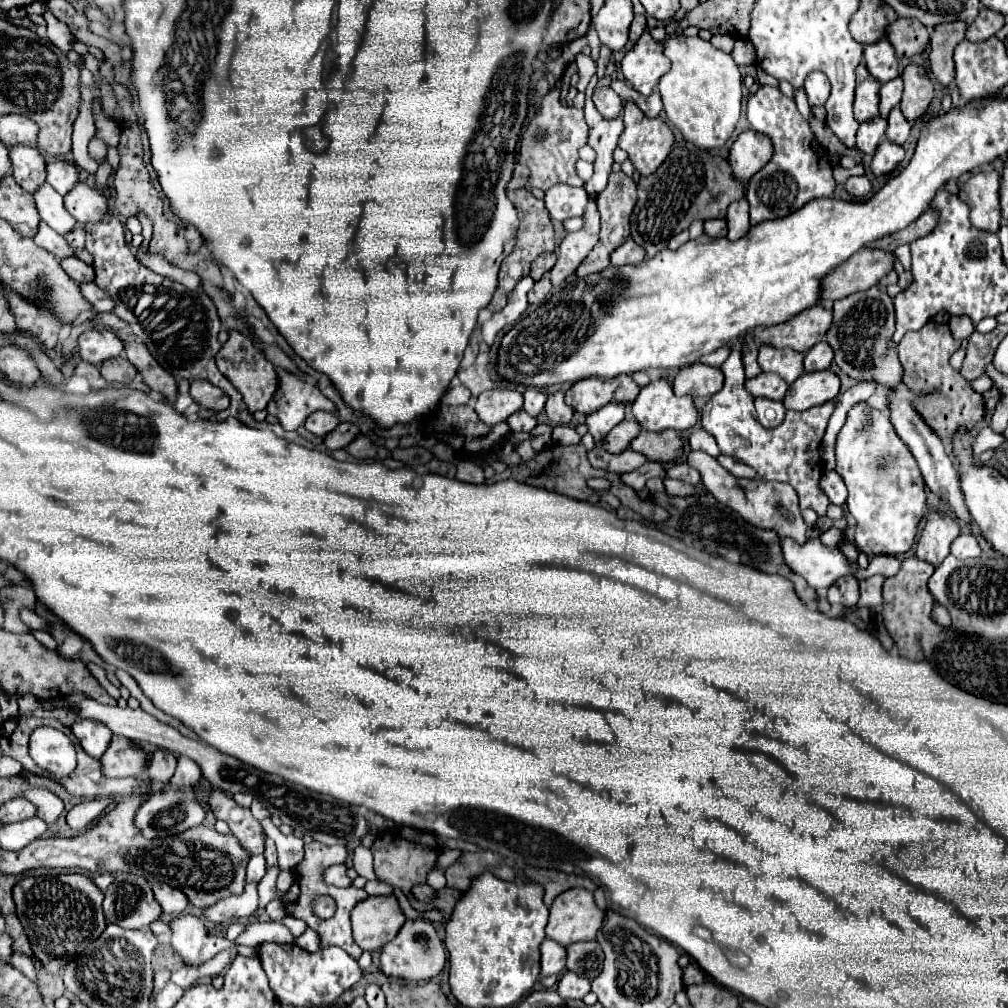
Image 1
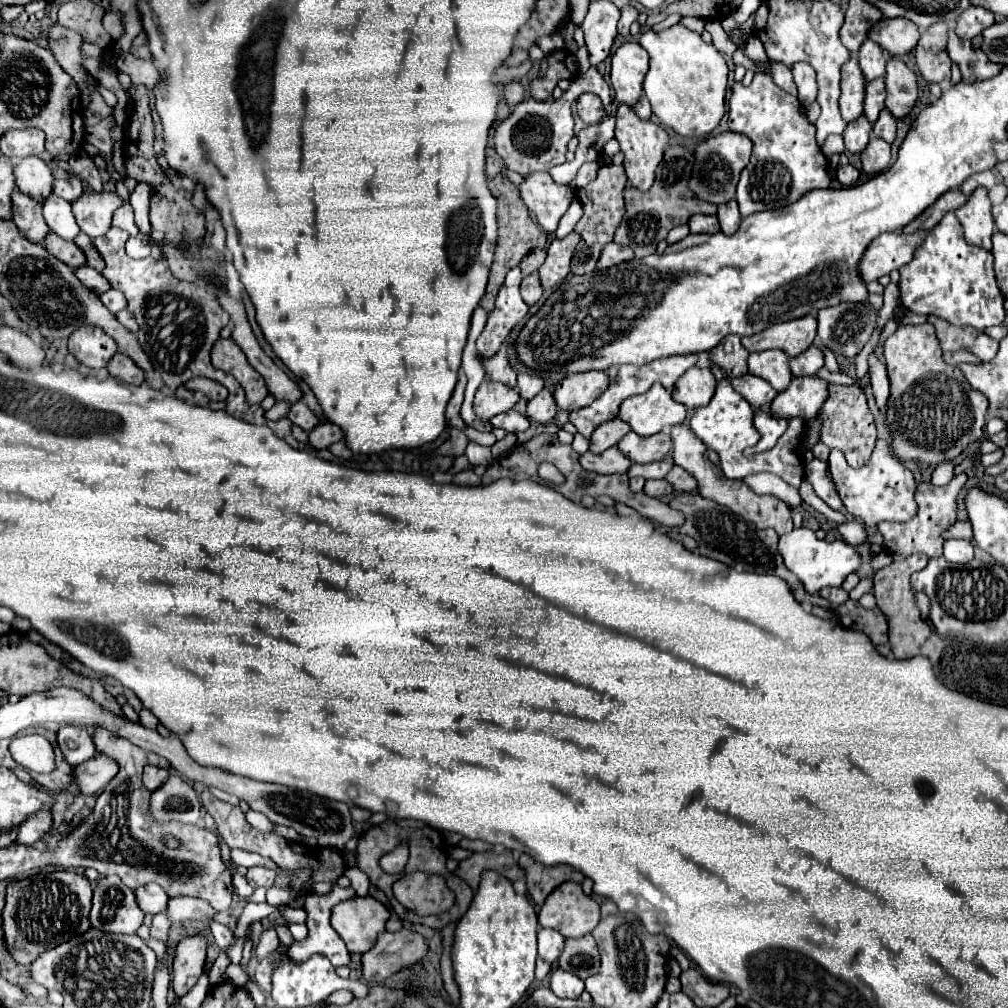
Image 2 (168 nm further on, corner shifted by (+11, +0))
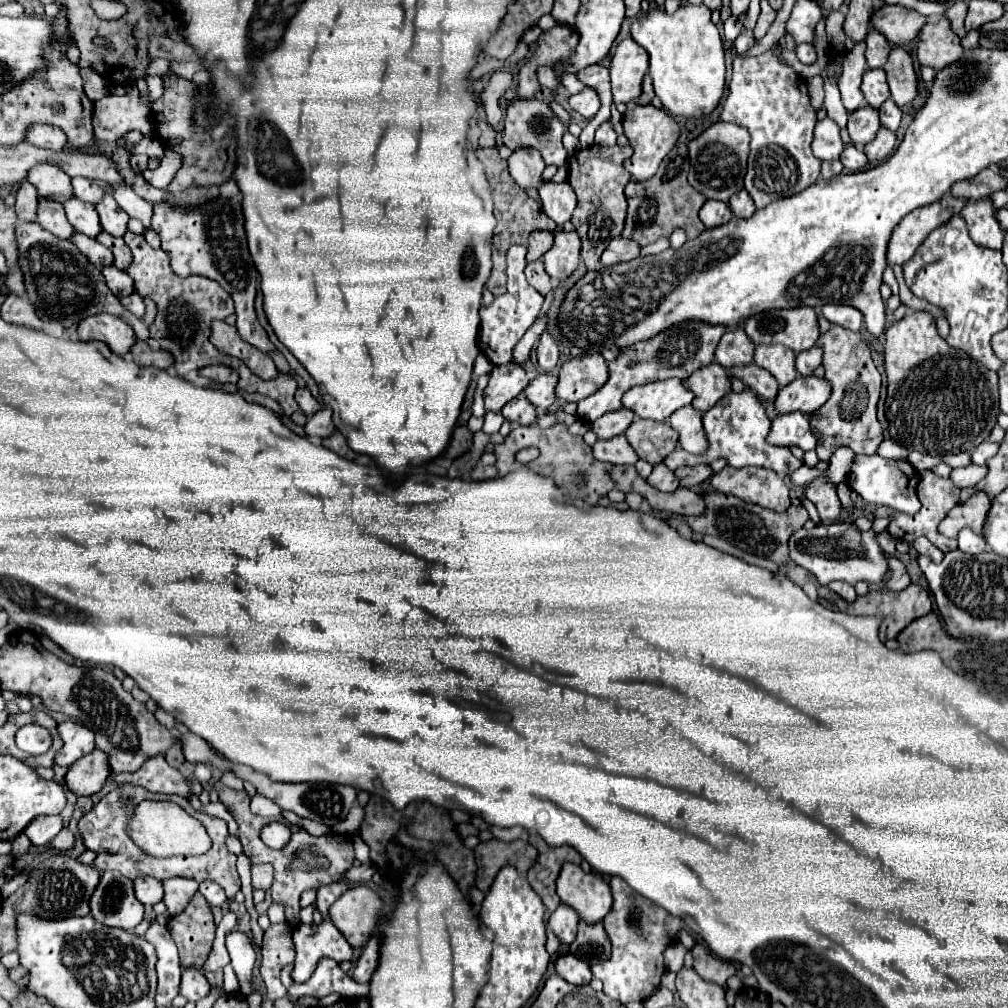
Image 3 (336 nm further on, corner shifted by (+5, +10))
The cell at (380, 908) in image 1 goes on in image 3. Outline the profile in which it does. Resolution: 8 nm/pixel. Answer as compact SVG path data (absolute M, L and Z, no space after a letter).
M365 885L351 887L329 909L333 925L345 935L345 939L353 947L367 945L369 937L379 925L381 915L383 901L373 889Z

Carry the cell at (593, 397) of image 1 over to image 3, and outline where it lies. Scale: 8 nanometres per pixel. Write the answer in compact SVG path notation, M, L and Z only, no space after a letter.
M585 353L563 363L555 391L563 403L577 403L595 393L607 381L607 377L609 371L603 355Z

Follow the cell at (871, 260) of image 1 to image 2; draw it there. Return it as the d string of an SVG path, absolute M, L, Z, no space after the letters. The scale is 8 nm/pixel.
M917 231L913 235L903 233L883 233L871 241L871 247L859 263L859 271L869 281L877 281L883 275L889 275L893 269L901 269L913 259L915 247L919 247L927 237L927 231Z

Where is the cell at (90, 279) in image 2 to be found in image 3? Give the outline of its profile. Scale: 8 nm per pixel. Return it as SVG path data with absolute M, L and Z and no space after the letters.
M109 265L109 267L105 267L101 273L103 273L103 277L105 277L105 283L109 285L109 289L111 289L117 297L121 297L121 295L131 295L131 293L133 293L133 281L129 279L129 275L127 275L125 271L119 271L117 267Z

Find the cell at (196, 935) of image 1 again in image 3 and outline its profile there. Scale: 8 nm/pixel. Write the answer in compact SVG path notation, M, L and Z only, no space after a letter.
M183 969L181 975L181 991L183 997L189 1001L199 1001L209 993L209 981L205 979L201 969Z

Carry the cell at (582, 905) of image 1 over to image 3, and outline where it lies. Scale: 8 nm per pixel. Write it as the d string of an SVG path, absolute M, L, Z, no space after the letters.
M567 863L557 879L557 895L563 905L577 911L579 919L589 925L603 921L611 911L611 889L599 873L585 873L579 865Z

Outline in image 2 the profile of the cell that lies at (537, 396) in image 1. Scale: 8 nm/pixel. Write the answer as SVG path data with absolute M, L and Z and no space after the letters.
M521 373L519 375L519 393L525 401L535 397L543 387L545 387L545 381L539 375L531 375L531 373Z

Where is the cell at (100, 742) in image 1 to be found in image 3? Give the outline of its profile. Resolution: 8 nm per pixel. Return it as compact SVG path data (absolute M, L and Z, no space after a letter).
M63 721L57 725L57 731L63 739L61 751L55 755L55 763L61 767L73 765L77 759L85 757L95 749L95 737L93 731L89 731L85 725L75 721Z

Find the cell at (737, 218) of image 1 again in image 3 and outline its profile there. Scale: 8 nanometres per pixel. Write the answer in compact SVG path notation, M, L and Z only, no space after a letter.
M743 189L739 193L735 193L731 199L729 199L729 209L733 213L733 217L739 217L739 219L747 219L755 213L755 205L753 205L753 199L749 197L749 193Z

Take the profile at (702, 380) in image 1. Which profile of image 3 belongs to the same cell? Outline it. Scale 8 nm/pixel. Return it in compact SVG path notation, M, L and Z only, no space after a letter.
M709 363L697 369L697 373L693 373L687 381L683 381L683 385L695 393L691 405L697 411L711 409L727 391L731 391L727 369L723 369L719 363Z

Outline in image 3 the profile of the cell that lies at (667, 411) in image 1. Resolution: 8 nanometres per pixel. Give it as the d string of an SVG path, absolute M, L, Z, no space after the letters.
M663 379L631 387L623 395L623 405L635 415L653 421L667 421L677 409L691 405L693 393L677 379Z

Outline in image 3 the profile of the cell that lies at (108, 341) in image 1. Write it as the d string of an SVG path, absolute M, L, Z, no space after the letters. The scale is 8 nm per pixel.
M109 313L91 315L83 319L79 323L79 339L81 341L101 341L109 345L109 349L115 355L125 355L137 341L133 329L125 321Z

